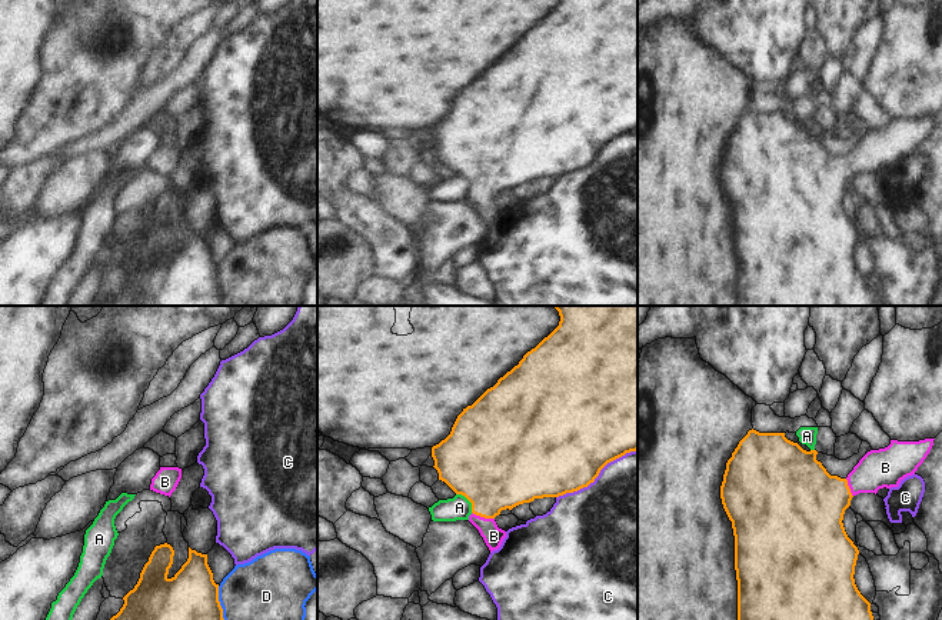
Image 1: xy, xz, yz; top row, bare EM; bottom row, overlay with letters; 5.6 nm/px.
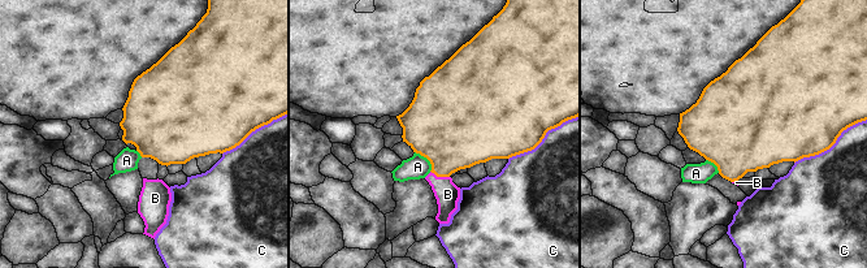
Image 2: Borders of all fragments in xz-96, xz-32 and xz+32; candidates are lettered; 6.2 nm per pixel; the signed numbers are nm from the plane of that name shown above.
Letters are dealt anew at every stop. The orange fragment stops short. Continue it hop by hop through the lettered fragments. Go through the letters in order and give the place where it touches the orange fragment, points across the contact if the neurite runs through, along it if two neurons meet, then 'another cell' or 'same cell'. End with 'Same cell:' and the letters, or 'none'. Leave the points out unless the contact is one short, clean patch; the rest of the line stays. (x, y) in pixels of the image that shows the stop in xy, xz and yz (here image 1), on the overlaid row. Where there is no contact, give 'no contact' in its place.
A: xz (468, 499) | another cell
B: xz (483, 516) | across xz (495, 473), (483, 516), (493, 536) | same cell
C: xz (598, 474) | another cell
D: xy (219, 603) | another cell
Same cell: B

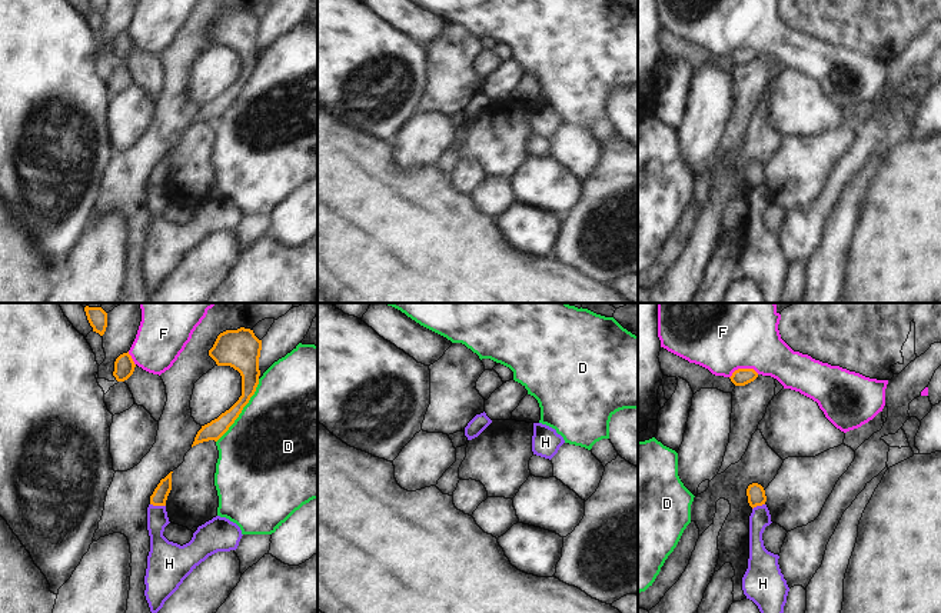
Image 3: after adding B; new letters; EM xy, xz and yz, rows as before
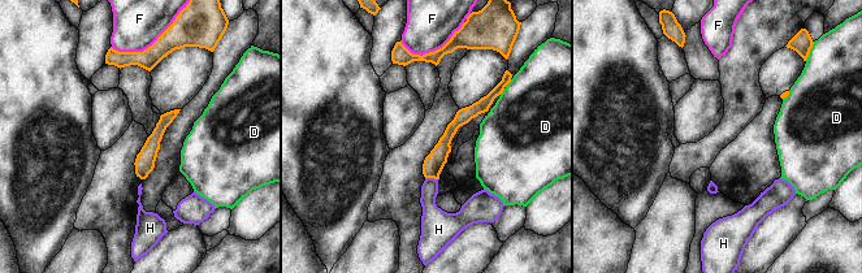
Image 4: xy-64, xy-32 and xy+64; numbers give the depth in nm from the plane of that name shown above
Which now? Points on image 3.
D: xy (242, 409) | another cell
F: yz (742, 369) | another cell
H: xy (158, 505) | along xy (150, 503), (165, 506) | another cell
Same cell: none

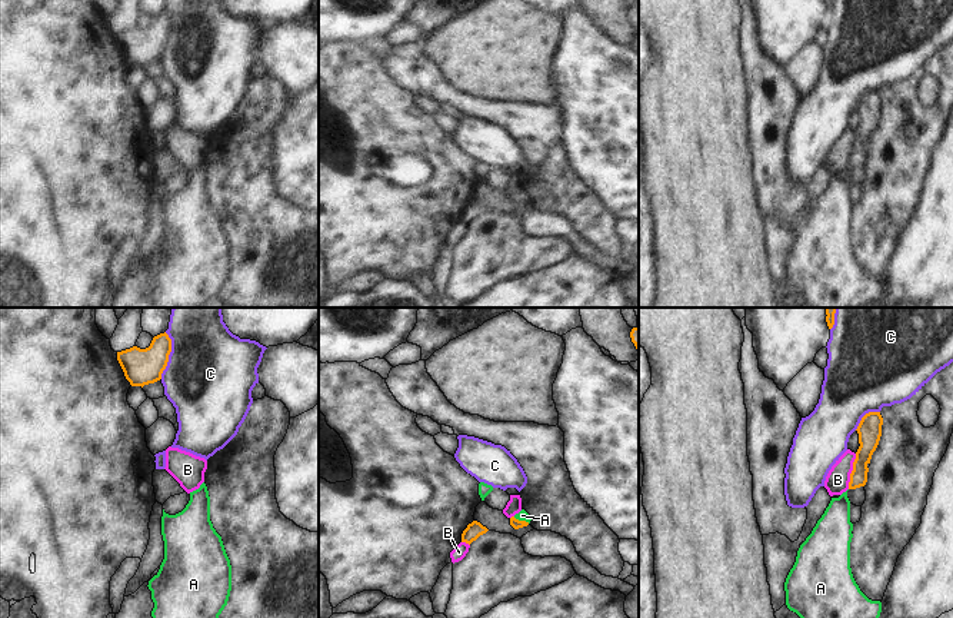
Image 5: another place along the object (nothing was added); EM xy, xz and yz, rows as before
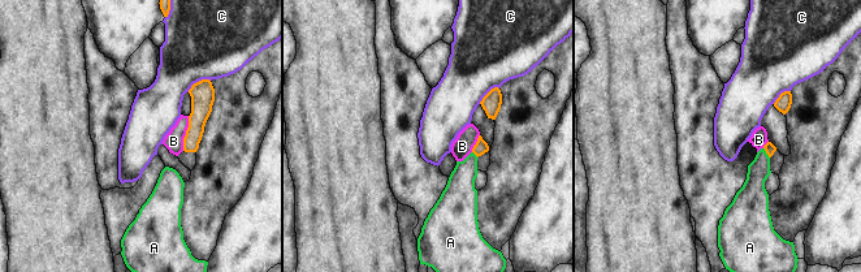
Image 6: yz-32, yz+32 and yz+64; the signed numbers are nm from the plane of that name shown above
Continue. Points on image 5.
A: xz (522, 521) | across xz (516, 524), (522, 521), (522, 515) | same cell
B: yz (852, 471) | along yz (856, 454), (847, 488) | another cell
C: xy (169, 354) | another cell
Same cell: A

